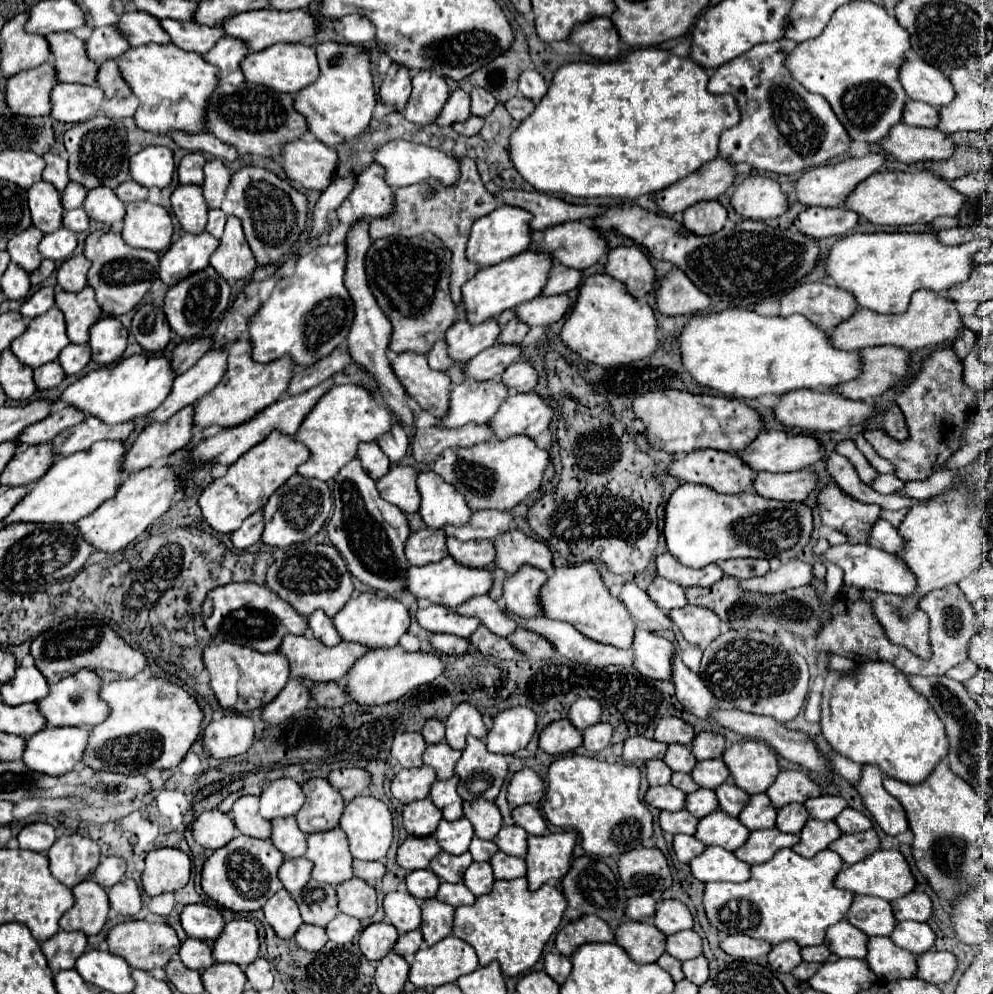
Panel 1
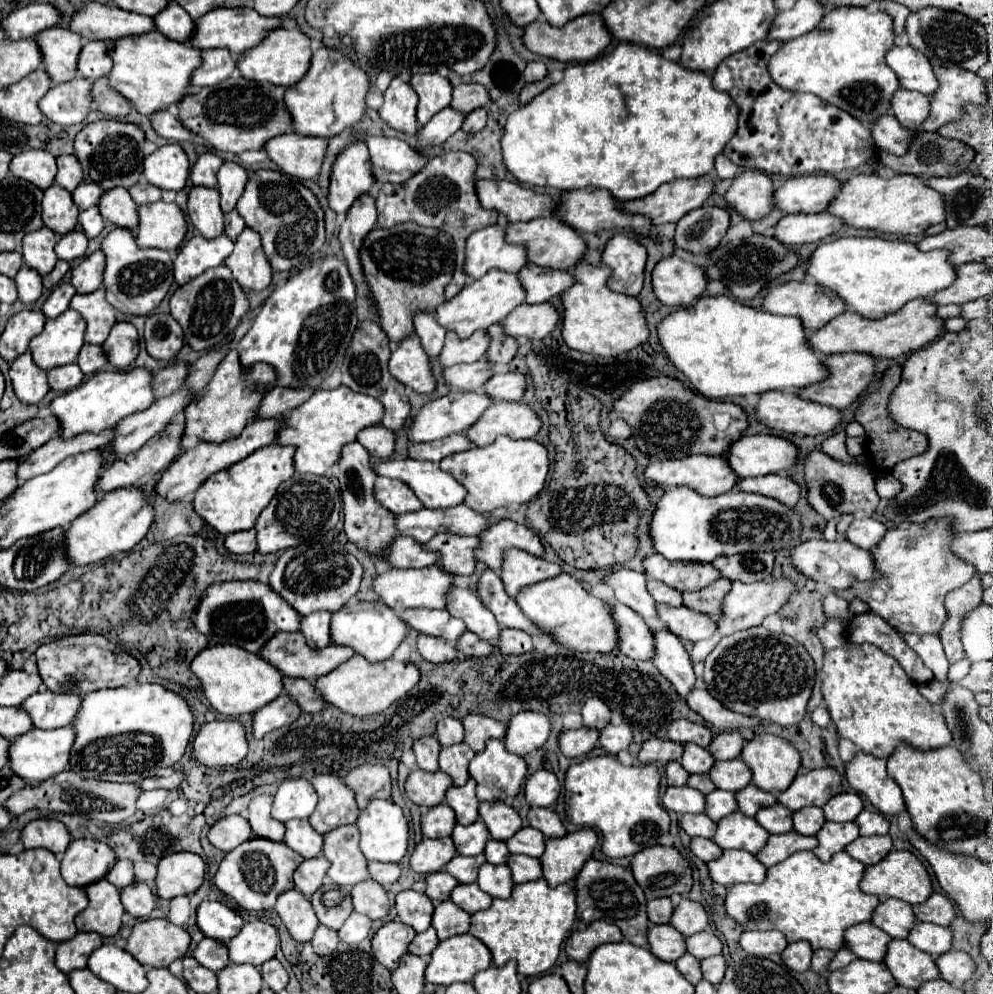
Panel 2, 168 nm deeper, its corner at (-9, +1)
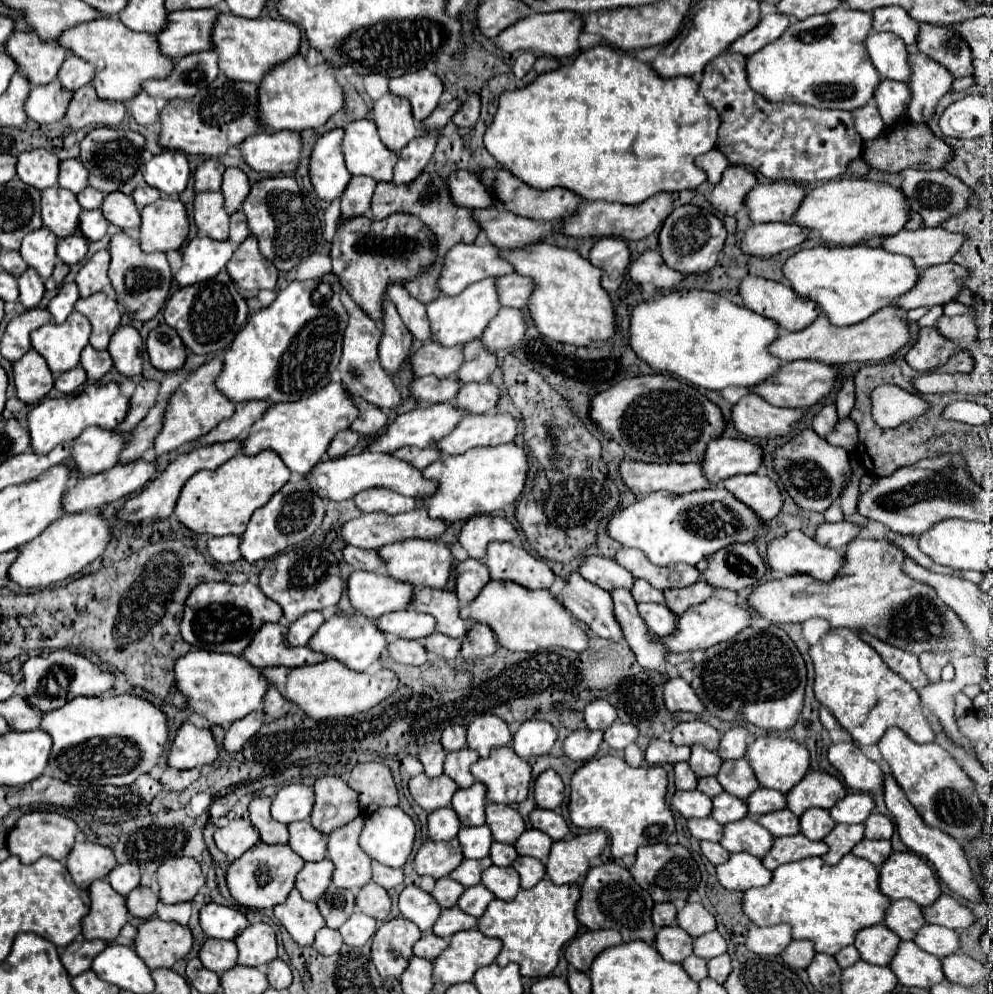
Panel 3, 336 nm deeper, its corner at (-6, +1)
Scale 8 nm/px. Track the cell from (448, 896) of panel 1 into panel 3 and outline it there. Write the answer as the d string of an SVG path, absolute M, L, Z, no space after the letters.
M475 885L475 887L465 889L465 893L459 897L457 905L463 907L463 911L473 917L481 917L493 899L495 899L495 895L485 885Z

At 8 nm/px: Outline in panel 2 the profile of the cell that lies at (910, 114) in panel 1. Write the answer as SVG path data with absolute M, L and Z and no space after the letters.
M898 89L892 97L892 113L908 129L920 129L930 115L930 97L918 91Z

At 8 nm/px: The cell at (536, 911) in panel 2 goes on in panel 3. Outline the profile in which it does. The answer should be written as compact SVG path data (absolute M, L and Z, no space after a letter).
M549 879L539 881L533 889L521 889L513 901L493 899L479 919L477 929L489 937L499 937L503 949L497 963L503 967L511 961L519 963L525 977L547 977L559 963L559 953L577 931L579 921L575 917L577 901L581 899L579 885L553 885Z

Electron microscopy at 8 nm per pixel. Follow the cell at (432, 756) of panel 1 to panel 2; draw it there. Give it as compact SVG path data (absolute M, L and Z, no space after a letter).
M466 743L442 747L440 769L452 777L454 785L464 785L468 781L468 763L474 755L476 753Z

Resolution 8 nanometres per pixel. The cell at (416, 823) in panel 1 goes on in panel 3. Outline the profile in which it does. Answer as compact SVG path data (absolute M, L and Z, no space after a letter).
M451 807L437 809L429 815L429 839L433 841L451 841L457 837L459 829L461 829L459 817Z

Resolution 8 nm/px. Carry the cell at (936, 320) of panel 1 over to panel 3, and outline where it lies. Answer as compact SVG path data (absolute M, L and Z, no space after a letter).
M889 305L871 319L865 319L863 323L851 325L851 327L835 327L825 319L821 313L807 329L791 333L791 331L781 331L779 337L771 343L771 355L779 357L781 361L797 361L797 359L809 359L809 361L821 361L829 365L843 365L851 361L883 361L891 357L895 351L899 351L905 343L909 341L909 329L907 329L907 319L903 317L901 309L895 305Z

